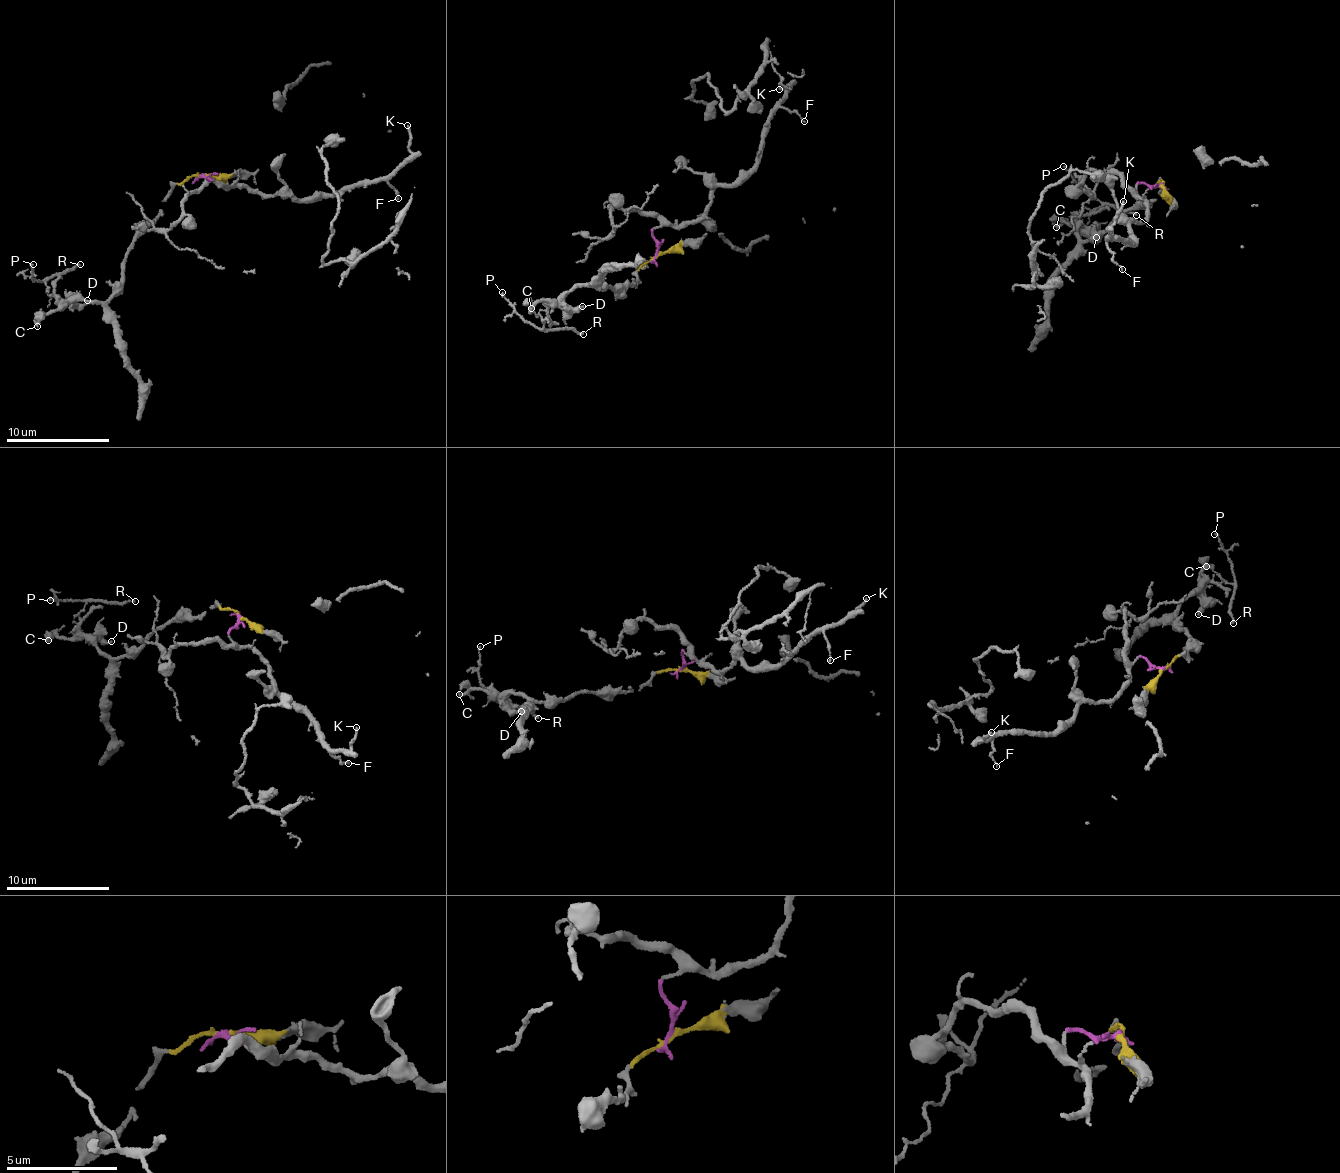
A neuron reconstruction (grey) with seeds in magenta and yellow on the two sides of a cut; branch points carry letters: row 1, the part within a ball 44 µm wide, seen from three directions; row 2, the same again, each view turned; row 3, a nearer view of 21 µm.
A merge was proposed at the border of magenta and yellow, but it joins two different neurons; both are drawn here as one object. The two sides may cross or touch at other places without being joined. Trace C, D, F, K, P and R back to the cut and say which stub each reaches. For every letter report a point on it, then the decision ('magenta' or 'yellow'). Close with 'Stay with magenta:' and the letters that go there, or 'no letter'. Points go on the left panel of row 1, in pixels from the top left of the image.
C: place (37, 326); yellow
D: place (87, 300); yellow
F: place (398, 198); magenta
K: place (407, 125); magenta
P: place (33, 264); yellow
R: place (80, 264); yellow
Stay with magenta: F, K

